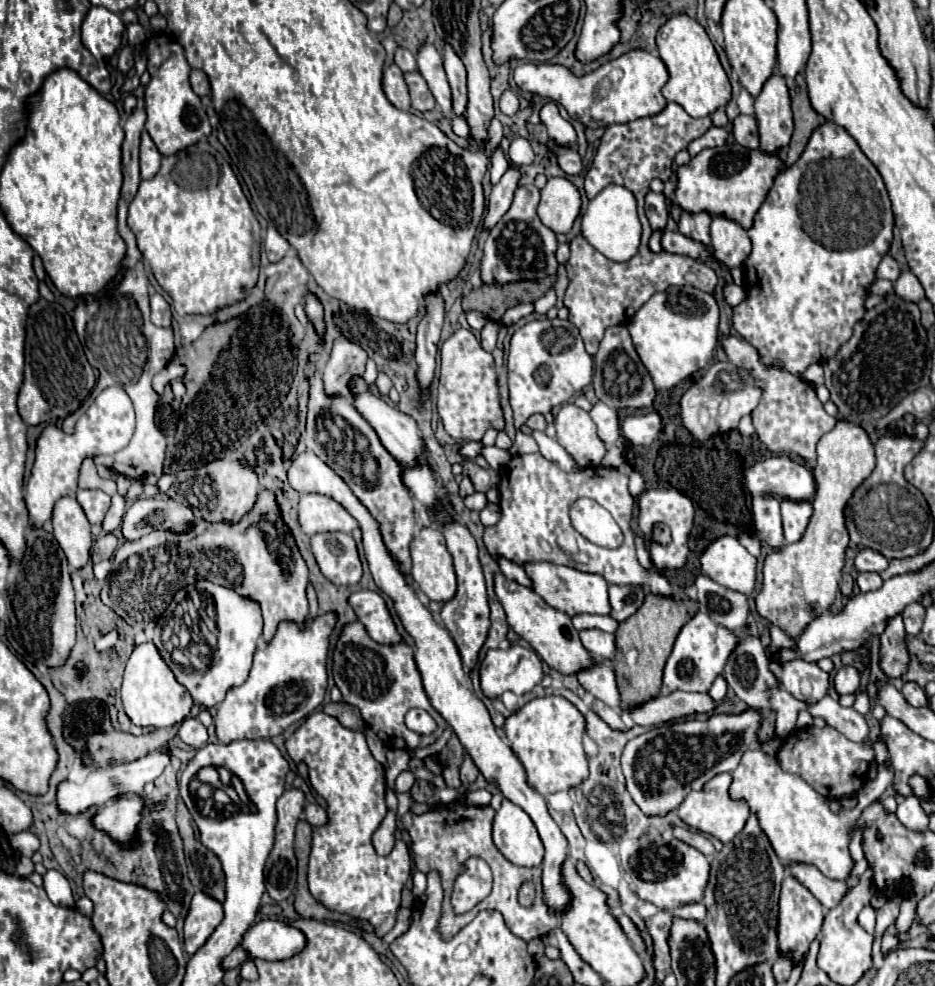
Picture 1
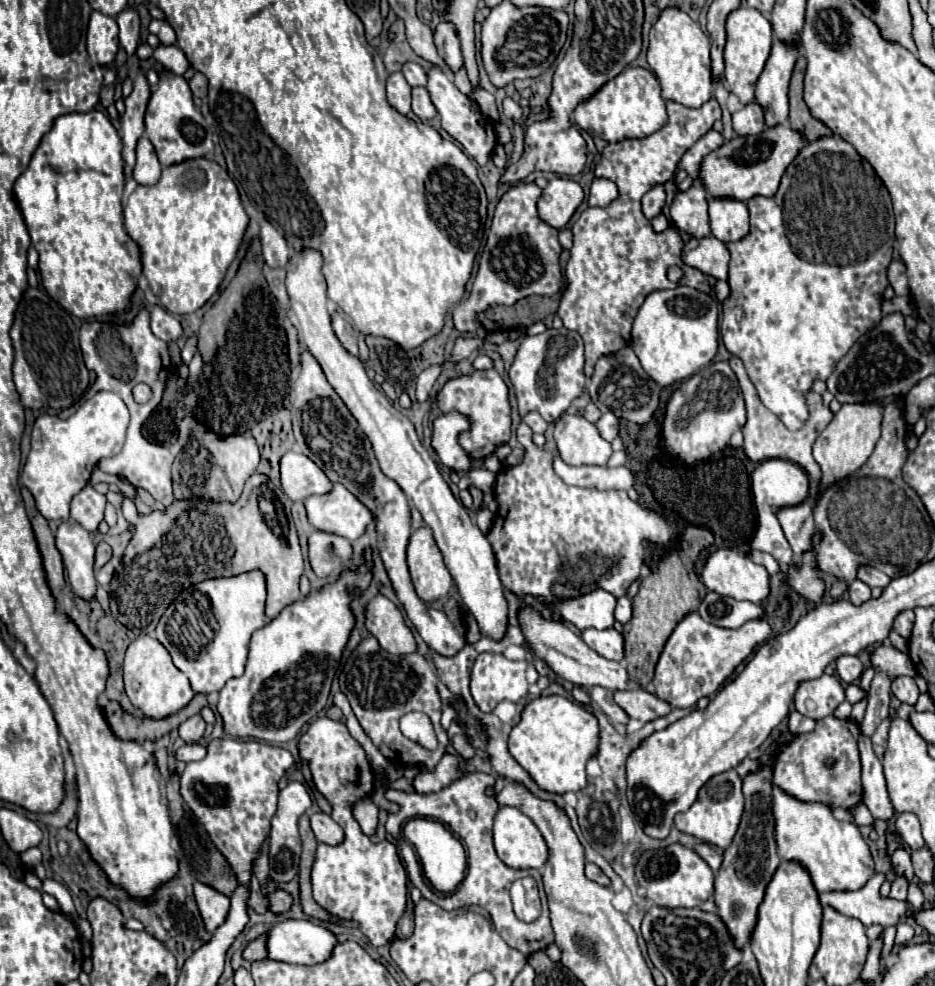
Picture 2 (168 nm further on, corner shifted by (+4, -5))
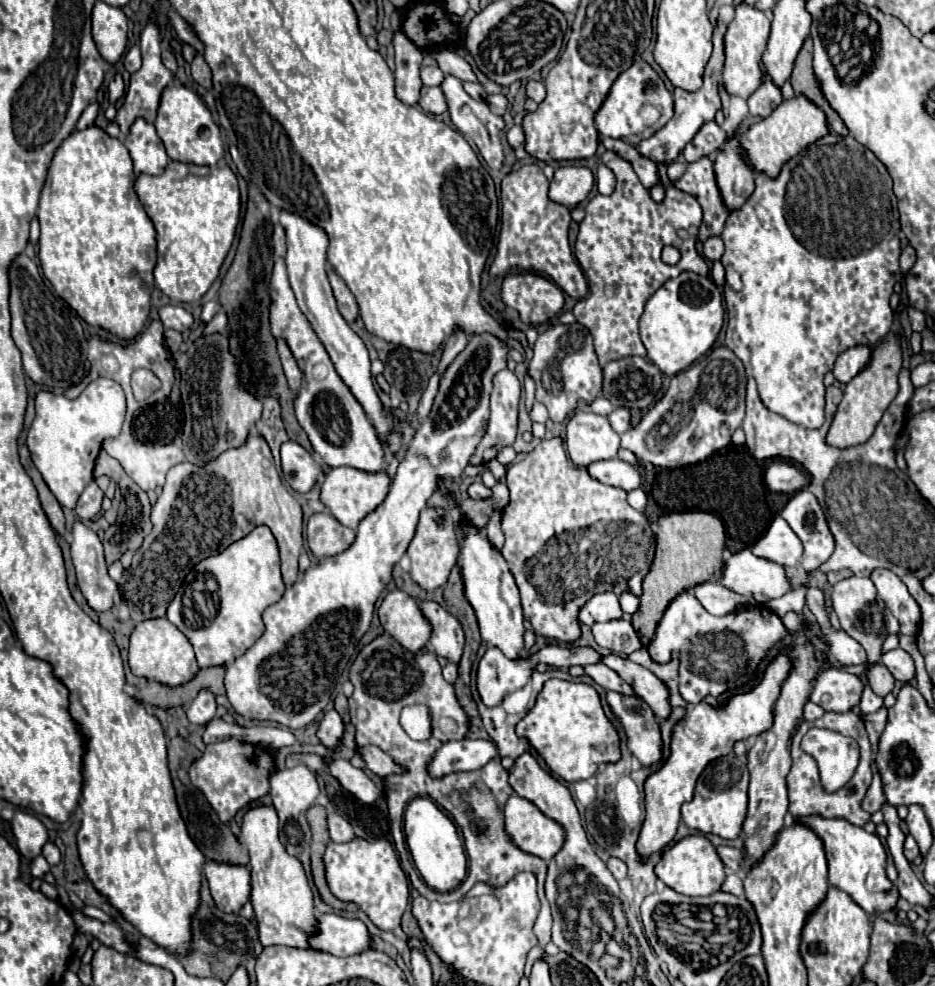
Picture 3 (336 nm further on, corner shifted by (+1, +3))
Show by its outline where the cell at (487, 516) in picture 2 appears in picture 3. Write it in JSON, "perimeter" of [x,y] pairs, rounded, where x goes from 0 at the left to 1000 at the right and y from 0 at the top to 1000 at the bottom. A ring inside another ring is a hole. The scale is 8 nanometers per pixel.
{"perimeter":[[[527,517],[521,533],[519,533],[519,540],[523,544],[523,548],[527,548],[527,552],[532,552],[532,556],[538,554],[538,540],[536,540],[536,517]]]}

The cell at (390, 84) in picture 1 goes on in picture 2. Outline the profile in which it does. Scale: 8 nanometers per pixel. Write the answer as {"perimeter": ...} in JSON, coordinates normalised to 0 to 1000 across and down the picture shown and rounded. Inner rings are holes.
{"perimeter":[[[421,73],[415,77],[415,103],[428,114],[439,116],[439,85],[430,77],[430,73]]]}

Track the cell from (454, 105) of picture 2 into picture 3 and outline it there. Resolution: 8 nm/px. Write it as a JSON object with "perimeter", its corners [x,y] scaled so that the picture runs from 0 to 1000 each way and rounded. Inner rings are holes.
{"perimeter":[[[478,75],[476,81],[474,81],[474,85],[472,85],[472,91],[474,91],[476,99],[478,99],[482,124],[487,126],[487,130],[489,130],[497,140],[502,140],[502,142],[508,144],[508,148],[512,150],[517,162],[519,162],[525,170],[534,172],[536,166],[538,166],[538,148],[536,148],[536,136],[538,136],[538,132],[540,132],[538,120],[536,120],[536,118],[529,118],[529,116],[523,112],[523,108],[521,108],[519,101],[506,101],[506,99],[495,91],[493,81],[487,79],[487,77],[480,77],[480,75]]]}

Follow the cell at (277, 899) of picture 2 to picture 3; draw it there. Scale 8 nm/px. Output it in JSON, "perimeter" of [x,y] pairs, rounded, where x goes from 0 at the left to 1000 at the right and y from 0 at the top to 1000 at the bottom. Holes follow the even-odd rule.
{"perimeter":[[[268,817],[260,828],[258,838],[258,856],[266,862],[268,878],[268,917],[279,941],[277,955],[279,959],[316,959],[328,961],[328,949],[337,939],[337,921],[335,907],[328,897],[322,874],[316,868],[309,868],[298,854],[298,836],[296,824],[292,817]]]}

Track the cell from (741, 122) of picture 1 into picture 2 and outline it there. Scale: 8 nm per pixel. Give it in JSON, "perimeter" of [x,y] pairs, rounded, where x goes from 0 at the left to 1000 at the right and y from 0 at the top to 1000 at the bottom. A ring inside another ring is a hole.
{"perimeter":[[[809,101],[802,103],[802,105],[798,105],[794,112],[785,114],[783,116],[783,124],[785,124],[787,136],[791,136],[791,138],[811,136],[819,128],[819,124],[817,124],[817,112],[815,112],[815,108]]]}

